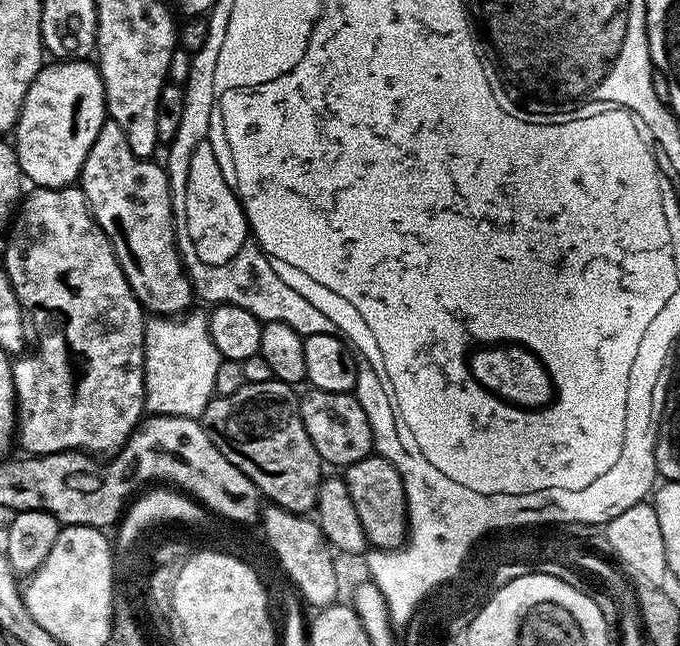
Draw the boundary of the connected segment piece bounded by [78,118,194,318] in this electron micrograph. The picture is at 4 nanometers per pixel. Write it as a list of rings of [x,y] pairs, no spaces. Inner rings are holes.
[[[108,118],[105,119],[102,130],[96,132],[94,146],[88,148],[86,162],[80,166],[78,187],[84,191],[88,209],[92,212],[92,219],[95,220],[97,228],[101,228],[108,235],[108,241],[111,242],[112,249],[116,251],[116,257],[126,274],[126,278],[130,282],[133,294],[137,296],[140,303],[144,305],[149,313],[155,314],[160,318],[176,318],[191,309],[188,307],[191,306],[192,300],[194,301],[194,289],[191,280],[188,278],[188,273],[184,270],[184,261],[180,258],[180,247],[176,245],[176,215],[172,213],[172,187],[168,184],[167,171],[161,165],[159,168],[155,164],[156,162],[155,159],[134,154],[134,150],[130,150],[130,142],[126,142],[126,134],[122,134],[122,126],[118,126],[118,122],[114,122],[111,118]]]

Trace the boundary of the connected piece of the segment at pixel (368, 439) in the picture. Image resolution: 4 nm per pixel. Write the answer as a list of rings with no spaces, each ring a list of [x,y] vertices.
[[[312,388],[305,396],[299,397],[299,402],[302,426],[306,426],[306,434],[310,434],[310,442],[314,442],[314,450],[318,450],[325,465],[347,466],[373,455],[370,418],[366,418],[366,410],[362,410],[360,399],[352,392],[327,392]]]

